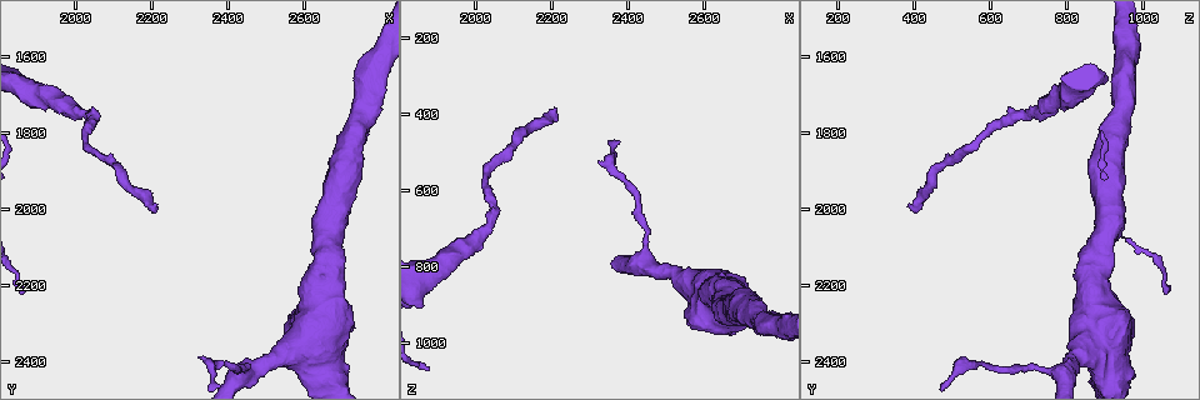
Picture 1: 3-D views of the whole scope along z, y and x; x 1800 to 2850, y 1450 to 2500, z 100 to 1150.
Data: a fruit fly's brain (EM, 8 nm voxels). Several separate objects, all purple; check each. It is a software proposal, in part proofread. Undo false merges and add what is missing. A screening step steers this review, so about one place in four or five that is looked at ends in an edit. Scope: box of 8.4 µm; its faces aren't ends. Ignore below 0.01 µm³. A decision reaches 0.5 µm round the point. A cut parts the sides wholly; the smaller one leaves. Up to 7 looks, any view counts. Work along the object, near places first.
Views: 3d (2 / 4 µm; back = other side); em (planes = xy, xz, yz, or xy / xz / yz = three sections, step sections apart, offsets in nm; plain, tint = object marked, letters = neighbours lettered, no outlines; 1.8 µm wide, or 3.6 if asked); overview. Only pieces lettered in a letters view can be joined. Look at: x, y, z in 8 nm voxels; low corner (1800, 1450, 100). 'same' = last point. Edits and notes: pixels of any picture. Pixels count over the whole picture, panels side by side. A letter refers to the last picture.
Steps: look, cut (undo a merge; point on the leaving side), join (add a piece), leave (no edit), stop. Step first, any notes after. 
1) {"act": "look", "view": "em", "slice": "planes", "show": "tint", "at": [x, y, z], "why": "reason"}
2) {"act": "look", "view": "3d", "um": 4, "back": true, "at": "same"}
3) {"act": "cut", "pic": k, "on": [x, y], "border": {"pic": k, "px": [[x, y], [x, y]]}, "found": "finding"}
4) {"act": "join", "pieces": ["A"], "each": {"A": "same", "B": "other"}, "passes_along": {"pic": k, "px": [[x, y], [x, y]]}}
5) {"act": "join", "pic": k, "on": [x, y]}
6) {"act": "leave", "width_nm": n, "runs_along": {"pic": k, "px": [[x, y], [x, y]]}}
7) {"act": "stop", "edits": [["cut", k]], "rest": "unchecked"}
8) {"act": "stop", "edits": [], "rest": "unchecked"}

{"act": "look", "view": "em", "slice": "planes", "show": "letters", "at": [2450, 2430, 800], "why": "arms part here"}

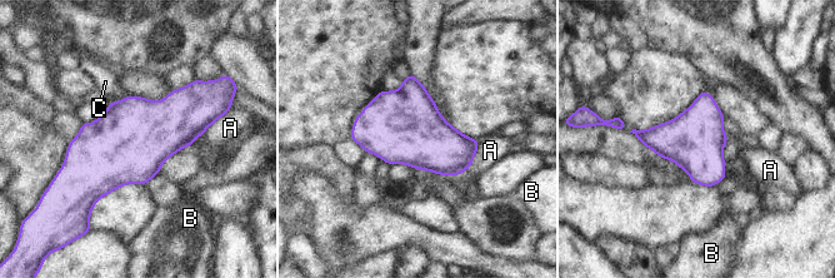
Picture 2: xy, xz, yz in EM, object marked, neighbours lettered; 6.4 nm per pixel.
{"act": "join", "pieces": ["C"], "each": {"A": "other", "B": "other", "C": "same"}, "passes_along": {"pic": 2, "px": [[134, 137], [120, 100], [105, 82]]}, "found": "the neuron continues"}

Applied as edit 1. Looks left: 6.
{"act": "look", "view": "overview"}

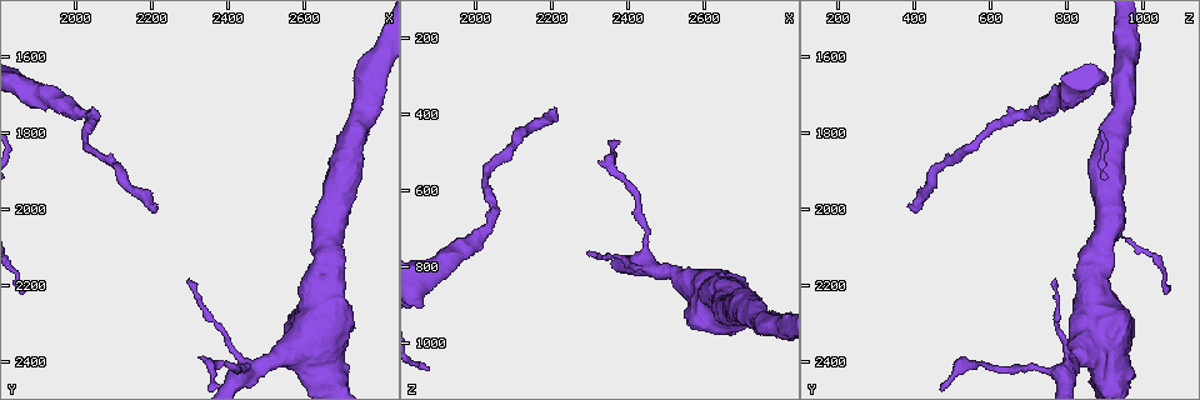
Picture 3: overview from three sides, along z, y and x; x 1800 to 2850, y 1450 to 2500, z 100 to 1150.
{"act": "look", "view": "em", "slice": "planes", "show": "tint", "at": [2210, 1995, 390], "why": "free end"}

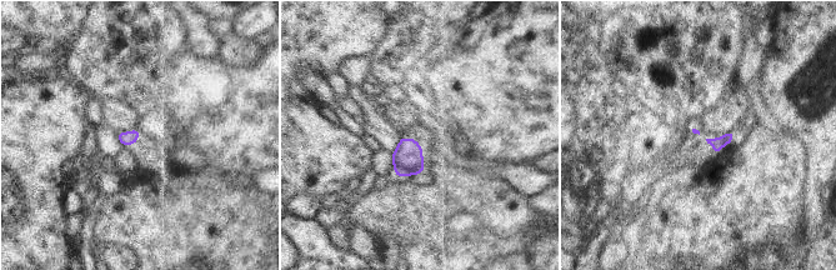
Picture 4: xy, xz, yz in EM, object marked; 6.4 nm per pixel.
{"act": "look", "view": "em", "slice": "planes", "show": "letters", "at": "same"}

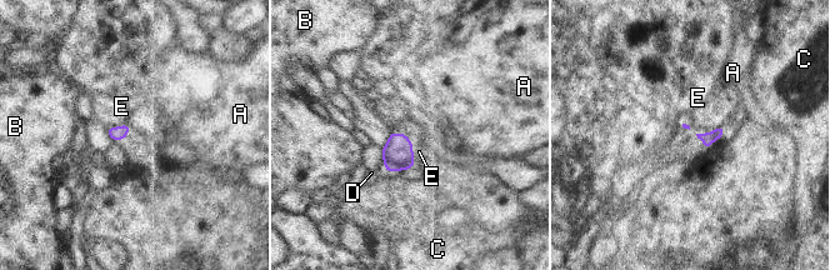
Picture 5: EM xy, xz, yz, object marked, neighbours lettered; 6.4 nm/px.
{"act": "leave", "each": {"A": "other", "B": "other", "C": "other", "D": "other", "E": "other"}, "border": {"pic": 5, "px": [[130, 126], [124, 124], [106, 128]]}, "found": "no lettered piece goes on from it"}

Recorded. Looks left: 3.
{"act": "stop", "edits": [["join", 2]], "rest": "unchecked"}

